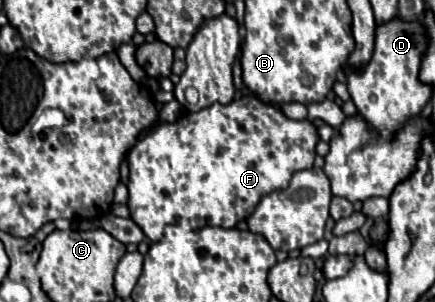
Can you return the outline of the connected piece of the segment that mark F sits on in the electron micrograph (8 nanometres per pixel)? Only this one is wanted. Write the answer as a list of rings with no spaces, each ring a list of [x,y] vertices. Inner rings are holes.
[[[241,96],[237,100],[233,100],[231,104],[211,104],[209,108],[203,108],[195,114],[185,114],[181,116],[177,122],[161,122],[157,128],[153,128],[143,140],[139,140],[131,154],[129,154],[129,210],[131,210],[131,218],[145,230],[147,238],[157,242],[157,236],[163,234],[163,226],[167,224],[177,224],[177,226],[191,226],[191,228],[203,228],[203,226],[223,226],[223,228],[233,228],[239,220],[245,220],[259,204],[259,200],[269,194],[269,192],[275,192],[275,190],[281,190],[281,188],[287,188],[289,186],[289,180],[291,176],[297,172],[297,170],[305,170],[305,168],[311,168],[313,166],[313,160],[315,160],[315,146],[319,142],[319,134],[317,134],[317,128],[315,124],[311,124],[309,120],[291,120],[287,118],[279,106],[271,106],[271,104],[265,104],[261,100],[257,100],[255,96]]]

